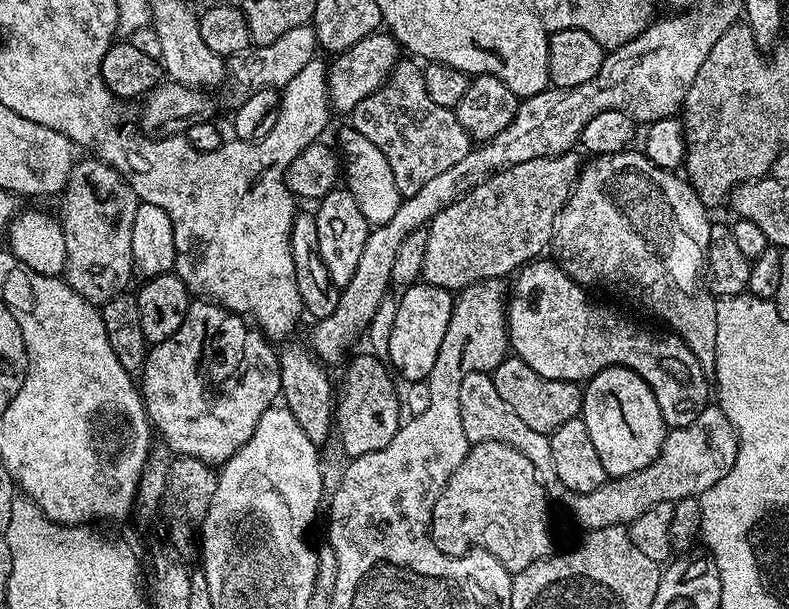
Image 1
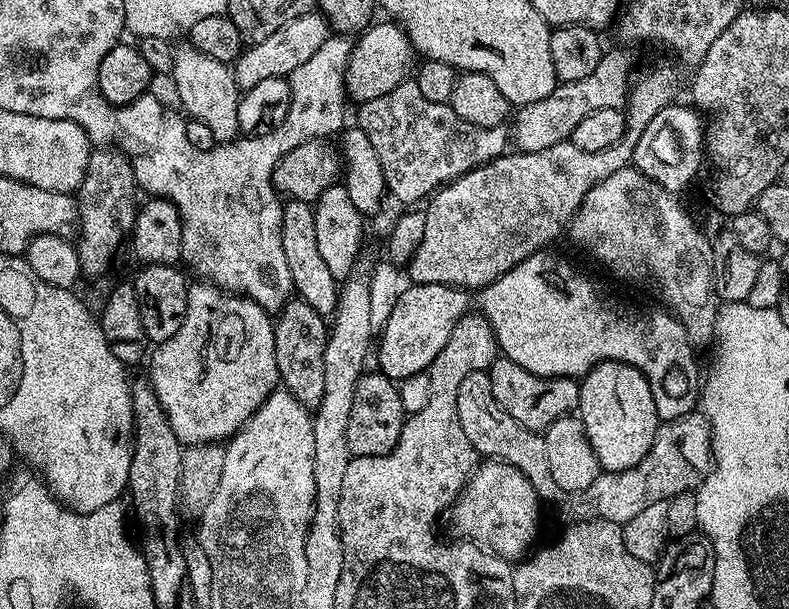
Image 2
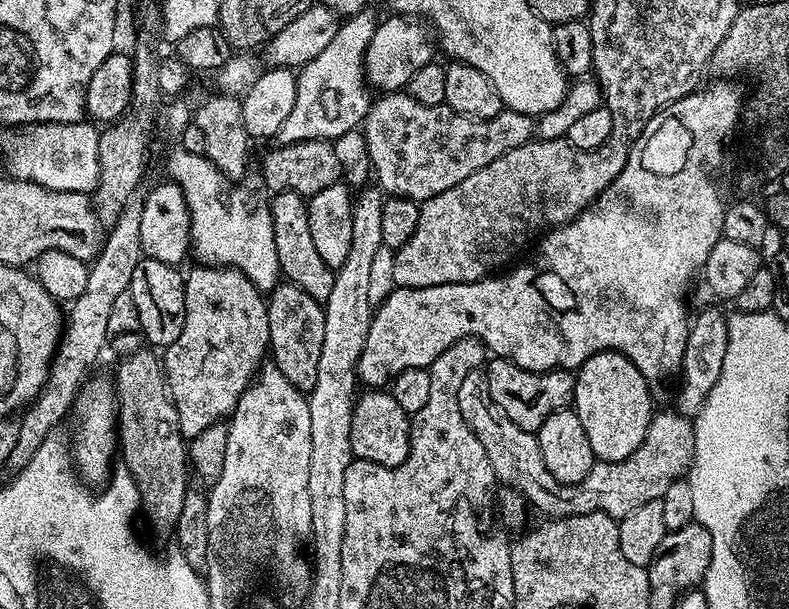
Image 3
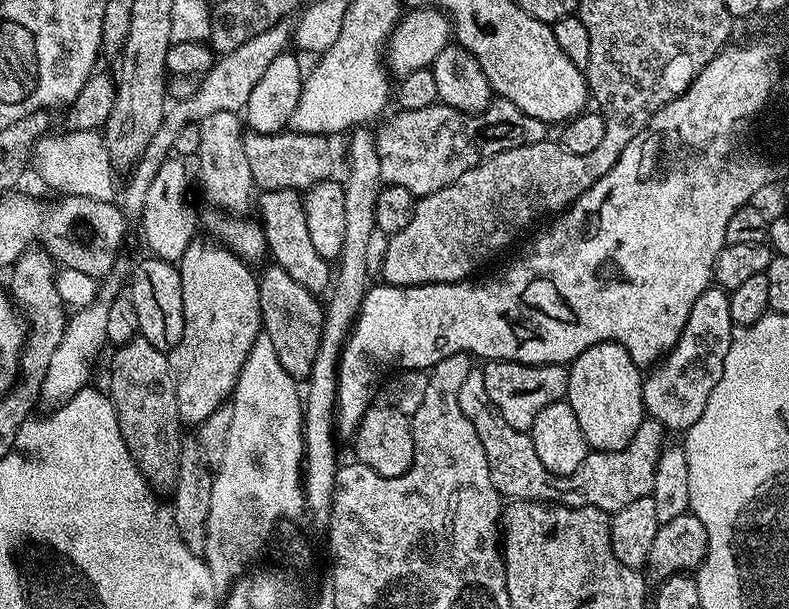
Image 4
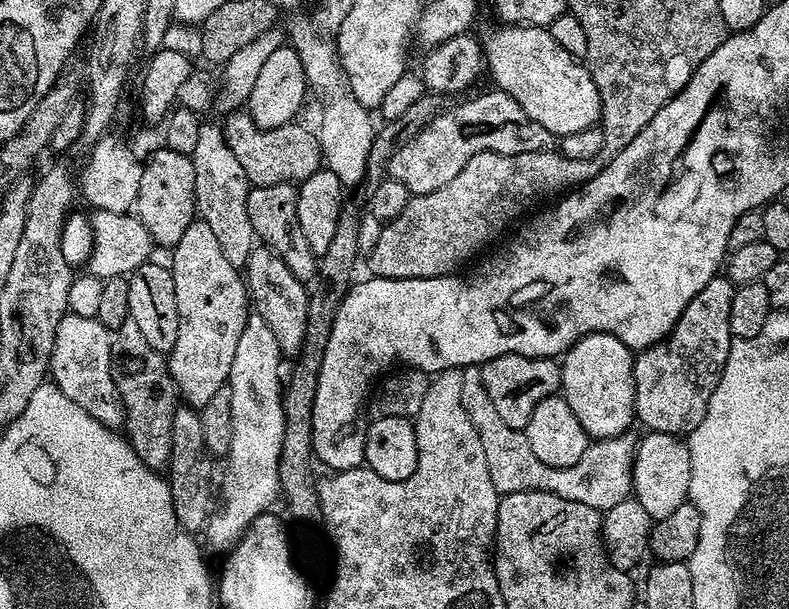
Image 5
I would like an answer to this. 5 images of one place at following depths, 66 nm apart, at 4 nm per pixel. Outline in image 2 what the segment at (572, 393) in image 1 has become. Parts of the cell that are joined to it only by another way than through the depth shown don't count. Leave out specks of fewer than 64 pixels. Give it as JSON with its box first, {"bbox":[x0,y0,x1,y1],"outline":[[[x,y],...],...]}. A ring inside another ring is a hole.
{"bbox":[487,355,580,434],"outline":[[[503,355],[492,363],[492,367],[487,369],[487,373],[490,378],[490,390],[494,390],[494,398],[502,406],[502,410],[506,410],[506,414],[510,414],[510,418],[514,418],[514,422],[518,422],[523,428],[528,428],[532,432],[543,434],[551,424],[558,422],[558,418],[571,416],[580,407],[579,379],[570,376],[539,376],[526,370],[526,366],[518,366],[518,362]]]}

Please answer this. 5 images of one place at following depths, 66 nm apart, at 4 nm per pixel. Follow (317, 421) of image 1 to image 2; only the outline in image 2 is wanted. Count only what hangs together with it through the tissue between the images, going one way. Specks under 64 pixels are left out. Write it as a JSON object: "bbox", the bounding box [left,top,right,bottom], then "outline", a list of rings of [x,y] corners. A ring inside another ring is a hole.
{"bbox":[274,298,329,406],"outline":[[[293,298],[280,309],[274,320],[274,354],[280,371],[280,384],[283,391],[296,399],[299,404],[315,406],[322,402],[322,389],[325,387],[326,362],[324,351],[328,341],[329,325],[325,317],[299,298]]]}

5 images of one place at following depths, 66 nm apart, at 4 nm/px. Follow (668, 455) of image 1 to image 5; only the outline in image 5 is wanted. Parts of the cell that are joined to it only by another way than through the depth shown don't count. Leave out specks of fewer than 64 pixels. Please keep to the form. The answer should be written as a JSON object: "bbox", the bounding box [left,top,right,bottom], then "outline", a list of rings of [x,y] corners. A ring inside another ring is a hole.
{"bbox":[462,367,638,514],"outline":[[[479,367],[463,369],[463,373],[462,406],[466,406],[466,415],[470,422],[474,422],[478,438],[482,438],[486,470],[490,470],[490,482],[494,482],[497,492],[549,492],[558,494],[558,498],[597,508],[601,514],[607,512],[610,506],[618,506],[619,501],[633,495],[632,463],[636,460],[638,443],[635,431],[629,430],[608,440],[592,440],[586,454],[582,454],[582,458],[578,458],[578,462],[569,468],[546,466],[546,462],[538,462],[534,450],[530,450],[530,442],[526,442],[523,431],[502,422],[494,402],[490,402],[490,394],[486,394],[486,386],[482,386]]]}

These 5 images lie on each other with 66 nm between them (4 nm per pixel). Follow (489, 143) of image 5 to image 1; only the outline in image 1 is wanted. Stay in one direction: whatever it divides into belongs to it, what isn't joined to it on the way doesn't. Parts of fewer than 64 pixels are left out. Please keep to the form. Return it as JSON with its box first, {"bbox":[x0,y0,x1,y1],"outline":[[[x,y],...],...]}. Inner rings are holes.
{"bbox":[350,58,474,197],"outline":[[[412,58],[401,59],[396,69],[388,75],[388,81],[374,90],[370,98],[362,98],[362,102],[354,106],[350,113],[350,124],[358,130],[358,134],[362,134],[362,138],[374,142],[386,162],[390,162],[390,171],[394,174],[394,183],[398,186],[401,197],[418,194],[418,190],[422,190],[426,182],[432,181],[437,174],[450,170],[450,166],[455,166],[457,162],[462,162],[462,158],[466,158],[466,154],[474,147],[472,137],[462,126],[462,122],[458,122],[455,111],[446,106],[438,106],[438,102],[432,101],[430,94],[426,94],[423,67]]]}

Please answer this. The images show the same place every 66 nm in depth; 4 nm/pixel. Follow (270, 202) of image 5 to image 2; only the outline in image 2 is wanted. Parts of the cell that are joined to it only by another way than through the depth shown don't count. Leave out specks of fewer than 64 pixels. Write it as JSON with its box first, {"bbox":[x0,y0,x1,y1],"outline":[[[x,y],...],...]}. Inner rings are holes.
{"bbox":[282,199,341,318],"outline":[[[296,199],[284,200],[284,217],[282,218],[282,251],[286,254],[286,262],[290,265],[290,278],[295,295],[318,310],[325,318],[331,317],[336,310],[340,297],[341,285],[330,274],[322,253],[318,251],[318,237],[314,226],[315,207],[306,201]]]}

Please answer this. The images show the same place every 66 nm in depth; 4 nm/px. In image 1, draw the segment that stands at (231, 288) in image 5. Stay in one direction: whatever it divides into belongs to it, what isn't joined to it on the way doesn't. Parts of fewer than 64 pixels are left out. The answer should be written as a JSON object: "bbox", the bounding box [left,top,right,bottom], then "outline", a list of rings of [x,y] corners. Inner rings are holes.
{"bbox":[138,298,280,466],"outline":[[[196,298],[189,303],[188,313],[182,326],[178,326],[178,330],[174,330],[170,338],[149,347],[148,357],[144,359],[144,367],[138,376],[138,387],[140,395],[144,398],[144,409],[148,411],[153,429],[158,433],[159,439],[161,436],[173,448],[176,456],[189,456],[213,466],[222,466],[246,443],[250,434],[254,434],[254,426],[258,426],[258,418],[262,418],[262,414],[266,414],[266,410],[277,403],[280,396],[280,357],[273,341],[269,340],[259,328],[249,323],[245,317],[239,316],[236,312],[230,312],[207,298]]]}

